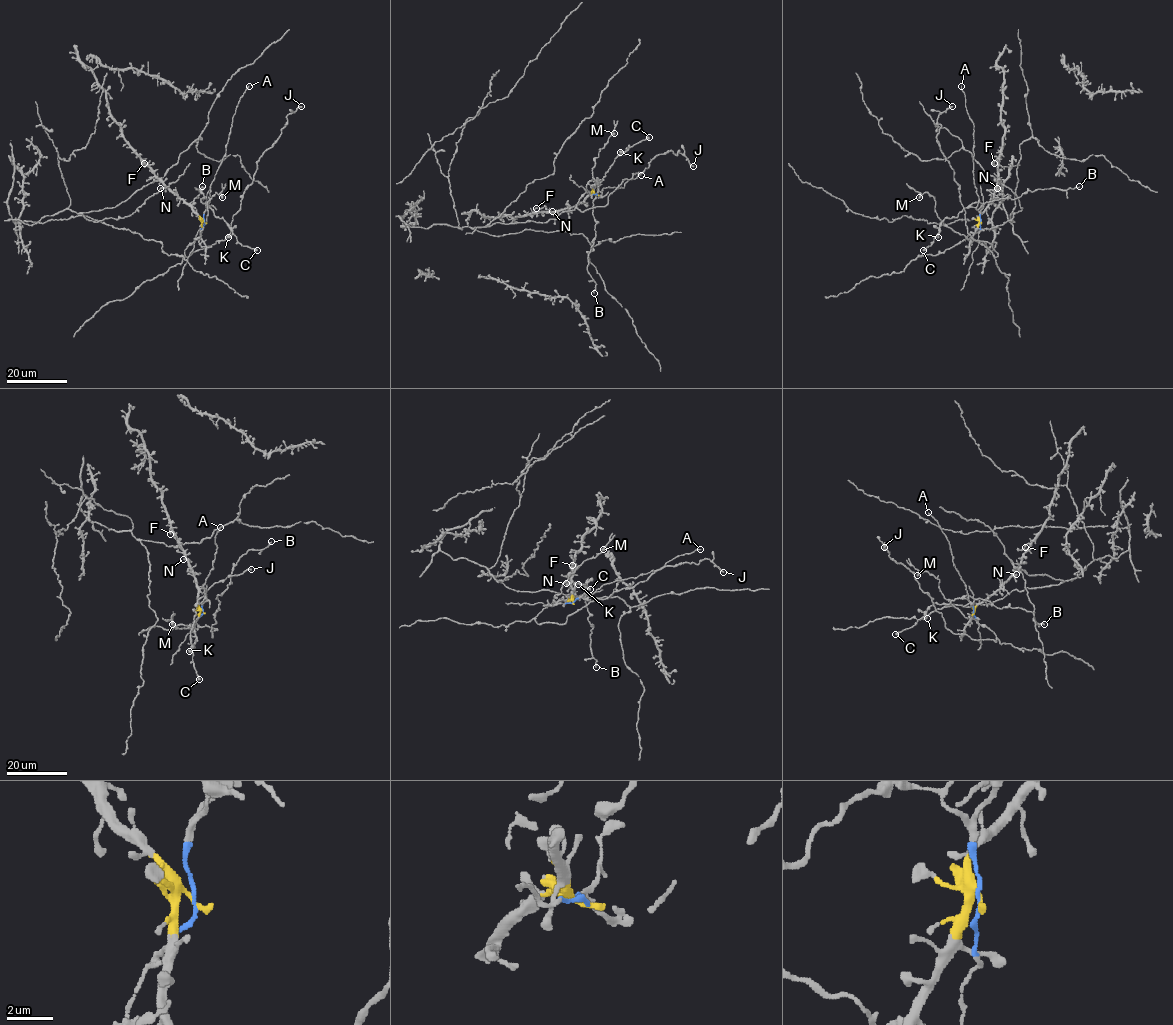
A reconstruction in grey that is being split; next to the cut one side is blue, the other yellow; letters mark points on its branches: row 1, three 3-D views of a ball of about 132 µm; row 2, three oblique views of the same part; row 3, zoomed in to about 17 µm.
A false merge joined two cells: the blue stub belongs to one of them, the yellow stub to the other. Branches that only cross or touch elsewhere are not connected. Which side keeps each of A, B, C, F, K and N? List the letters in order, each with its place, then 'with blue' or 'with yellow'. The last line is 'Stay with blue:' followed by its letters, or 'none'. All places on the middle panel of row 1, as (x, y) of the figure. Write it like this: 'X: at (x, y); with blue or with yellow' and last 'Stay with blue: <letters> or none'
A: at (641, 175); with blue
B: at (594, 293); with blue
C: at (649, 137); with blue
F: at (536, 208); with yellow
K: at (620, 152); with blue
N: at (552, 211); with yellow
Stay with blue: A, B, C, K

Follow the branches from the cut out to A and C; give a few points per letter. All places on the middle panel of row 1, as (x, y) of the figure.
A: (597, 194), (598, 190), (601, 193), (608, 187), (623, 187), (628, 180), (641, 175)
C: (597, 194), (599, 183), (619, 155), (649, 137)

